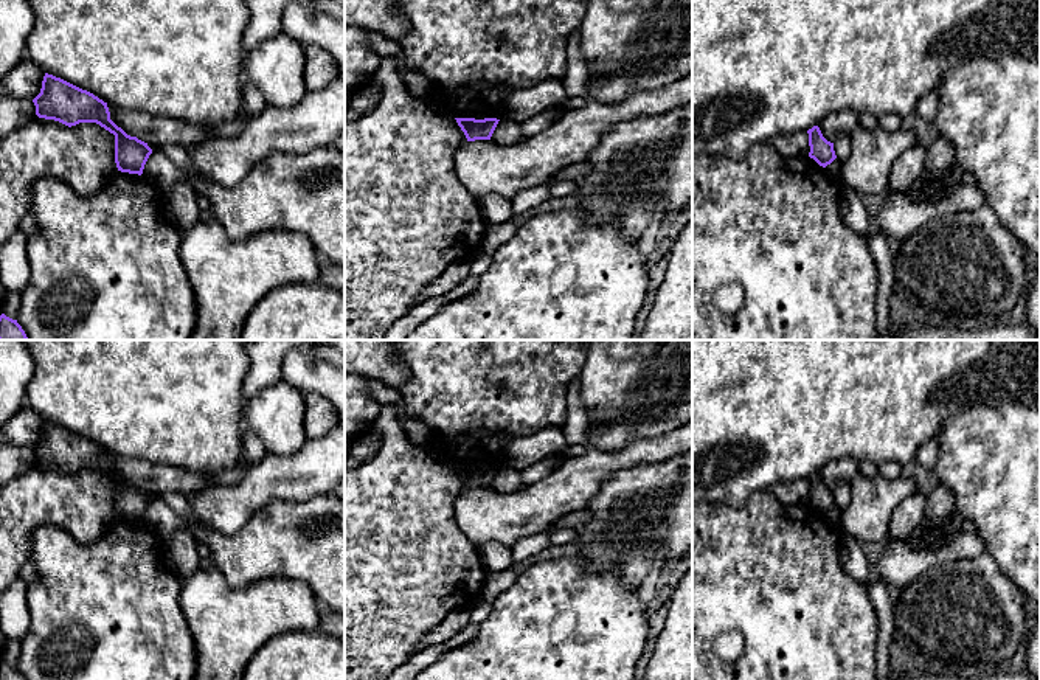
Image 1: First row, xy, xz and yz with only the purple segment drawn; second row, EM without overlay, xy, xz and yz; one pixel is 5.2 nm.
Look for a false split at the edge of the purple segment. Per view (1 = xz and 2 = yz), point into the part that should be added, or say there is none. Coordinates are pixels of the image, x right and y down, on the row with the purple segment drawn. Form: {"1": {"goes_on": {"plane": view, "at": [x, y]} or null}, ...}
{"1": {"goes_on": null}, "2": {"goes_on": null}}

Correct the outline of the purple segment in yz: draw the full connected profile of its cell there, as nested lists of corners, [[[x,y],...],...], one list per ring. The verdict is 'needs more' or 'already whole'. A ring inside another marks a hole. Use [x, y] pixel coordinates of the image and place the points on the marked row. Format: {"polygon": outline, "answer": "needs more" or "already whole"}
{"polygon": [[[818,126],[809,129],[807,134],[809,134],[809,146],[810,146],[809,157],[813,158],[820,166],[826,168],[837,158],[834,151],[834,143],[827,141],[823,137]]], "answer": "already whole"}

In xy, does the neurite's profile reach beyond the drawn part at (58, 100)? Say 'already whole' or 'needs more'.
already whole

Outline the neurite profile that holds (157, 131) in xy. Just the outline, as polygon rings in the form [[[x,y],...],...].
[[[107,104],[107,107],[110,120],[118,127],[154,147],[179,144],[188,149],[213,137],[211,129],[206,126],[196,126],[177,118],[152,116],[140,110],[120,109],[112,104]]]

